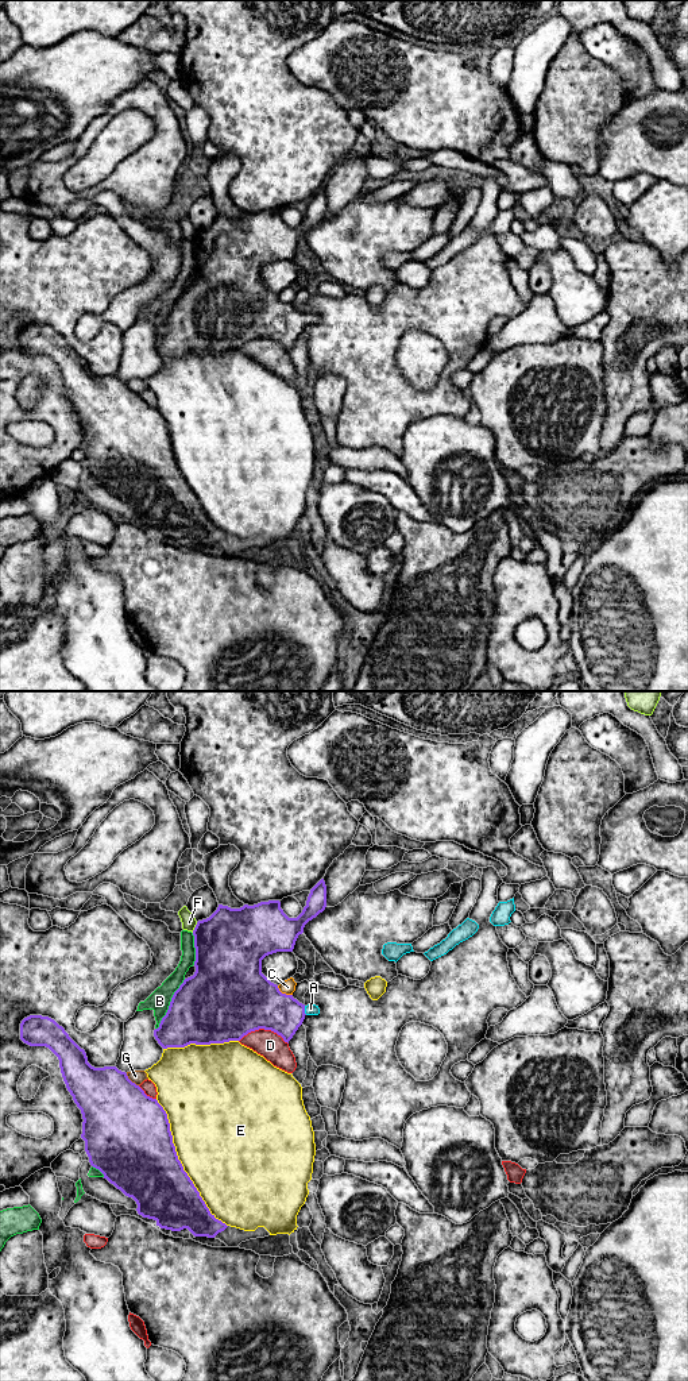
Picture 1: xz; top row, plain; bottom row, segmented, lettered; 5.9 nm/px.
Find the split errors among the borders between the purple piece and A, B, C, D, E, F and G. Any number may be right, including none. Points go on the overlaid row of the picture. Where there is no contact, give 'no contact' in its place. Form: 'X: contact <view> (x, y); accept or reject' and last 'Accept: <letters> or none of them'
A: contact xz (304, 1010); accept
B: contact xz (170, 1005); reject
C: contact xz (283, 994); reject
D: contact xz (263, 1027); reject
E: contact xz (181, 1164); reject
F: contact xz (194, 928); reject
G: contact xz (130, 1080); reject
Accept: A

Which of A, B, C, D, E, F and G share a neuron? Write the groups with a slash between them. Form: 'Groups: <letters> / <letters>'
Groups: A / B / C / D / E / F / G

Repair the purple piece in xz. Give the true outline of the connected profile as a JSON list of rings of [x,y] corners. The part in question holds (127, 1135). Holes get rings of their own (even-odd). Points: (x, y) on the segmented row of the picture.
[[[30,1015],[20,1023],[20,1039],[30,1046],[46,1046],[59,1060],[67,1091],[82,1114],[85,1152],[104,1179],[132,1197],[138,1214],[154,1219],[161,1228],[188,1228],[194,1237],[214,1238],[228,1226],[210,1214],[178,1160],[167,1114],[156,1099],[132,1083],[116,1066],[94,1068],[81,1049],[54,1019]]]

